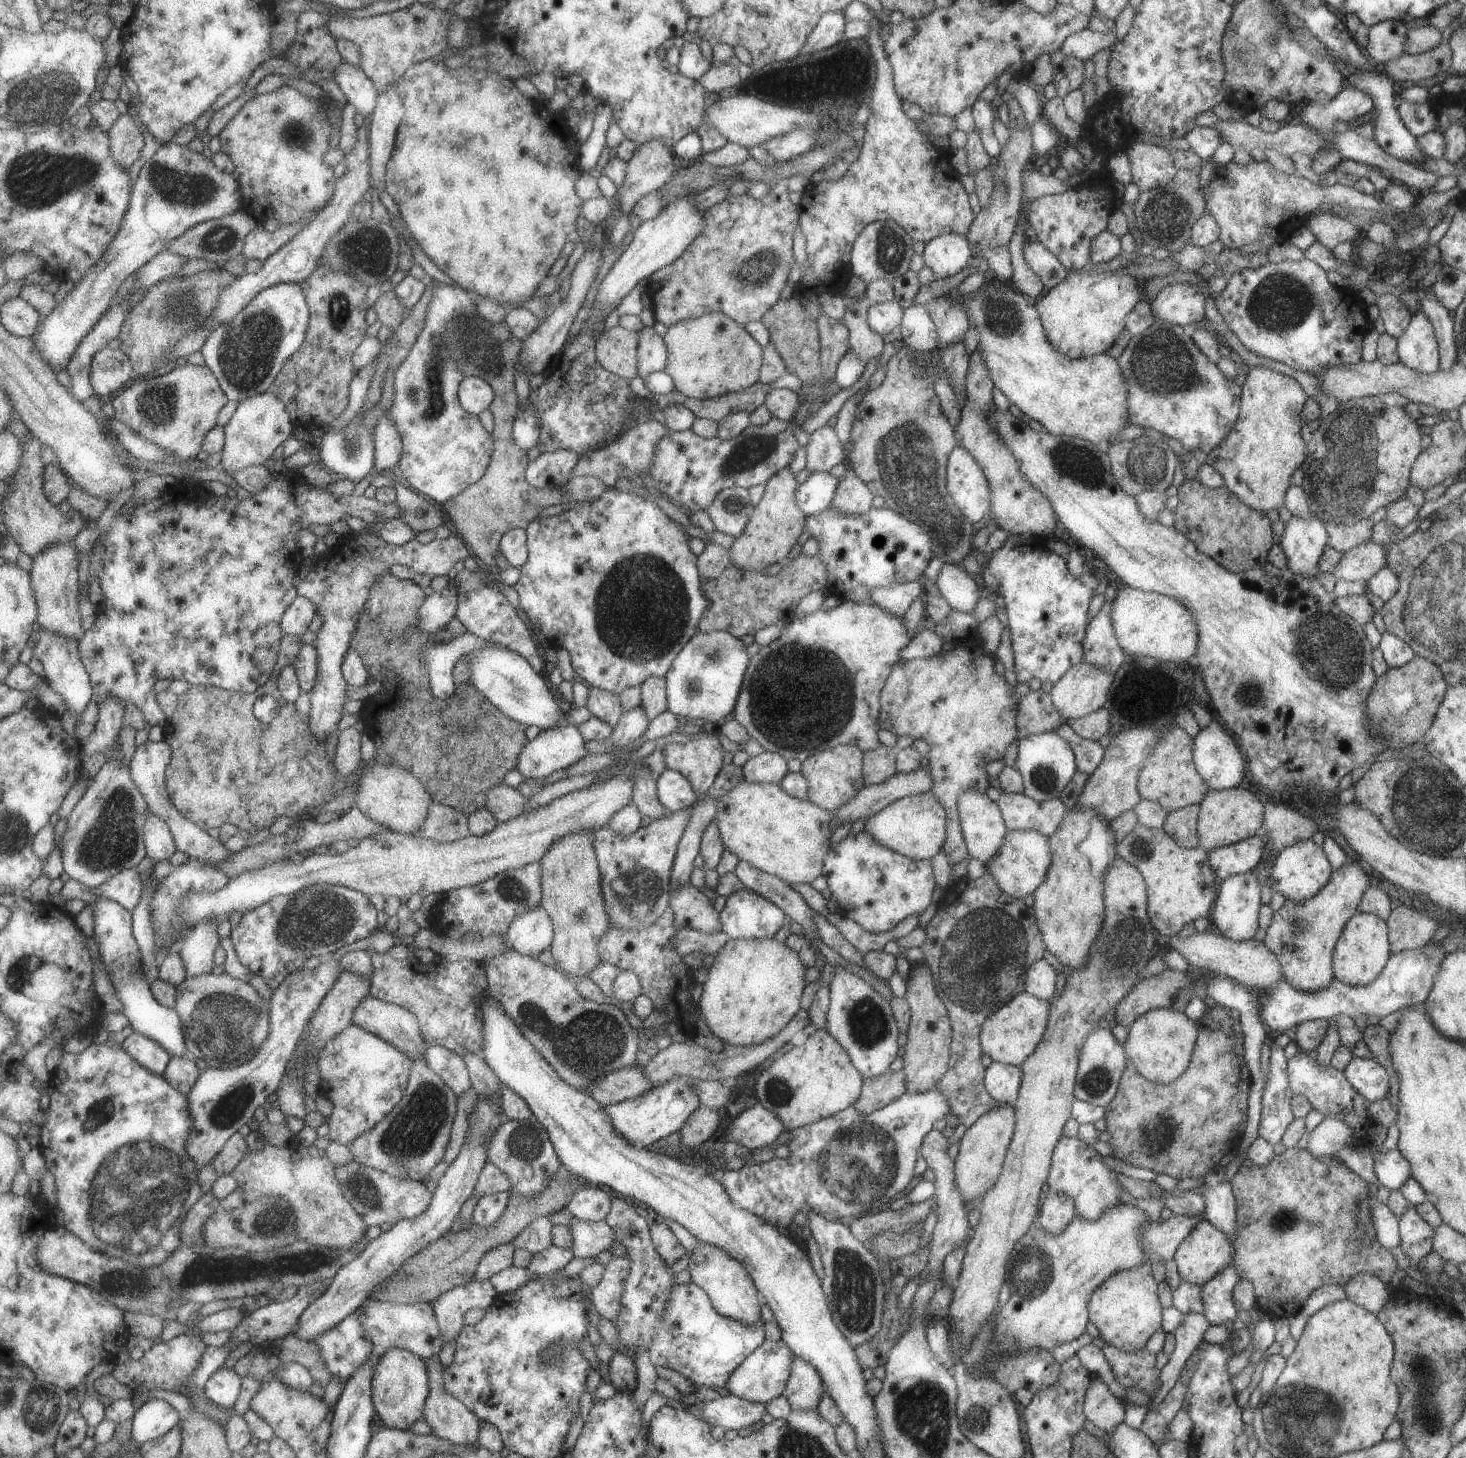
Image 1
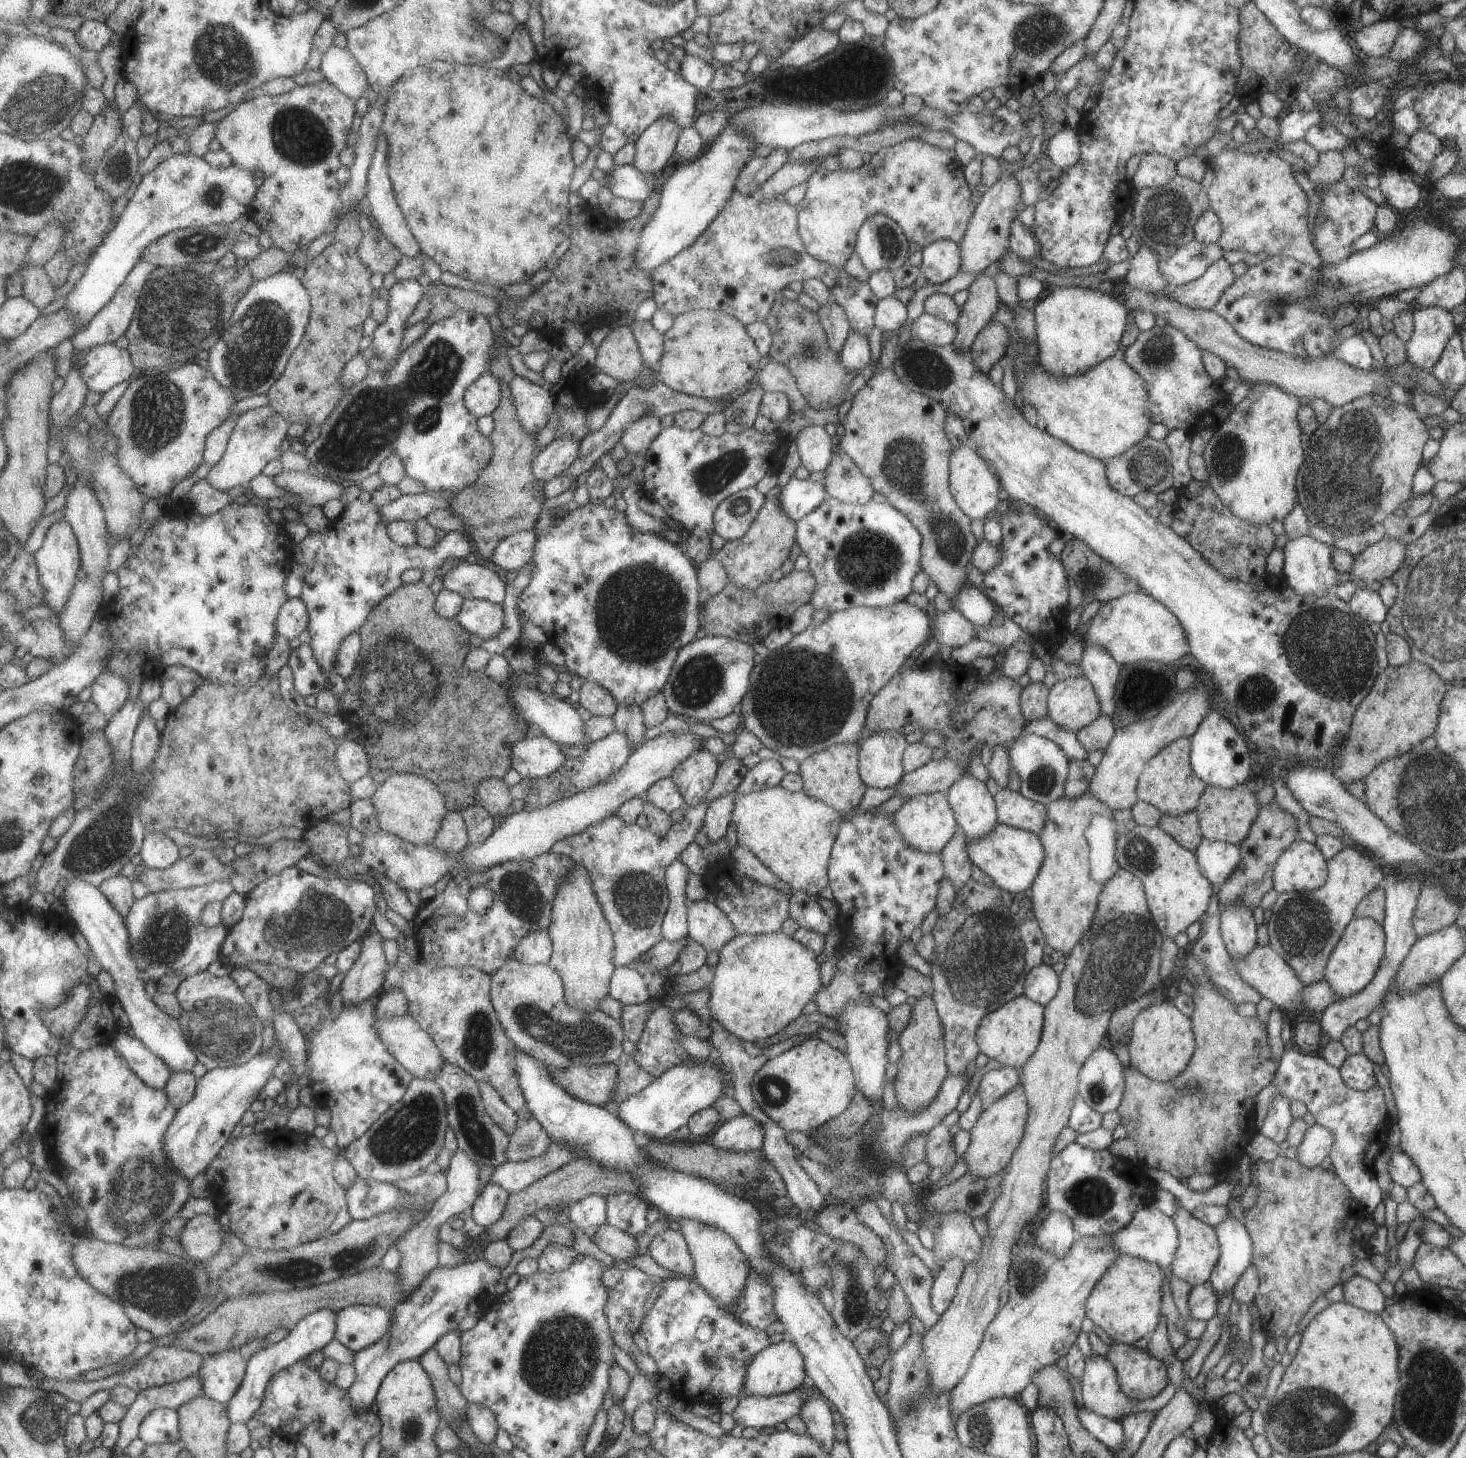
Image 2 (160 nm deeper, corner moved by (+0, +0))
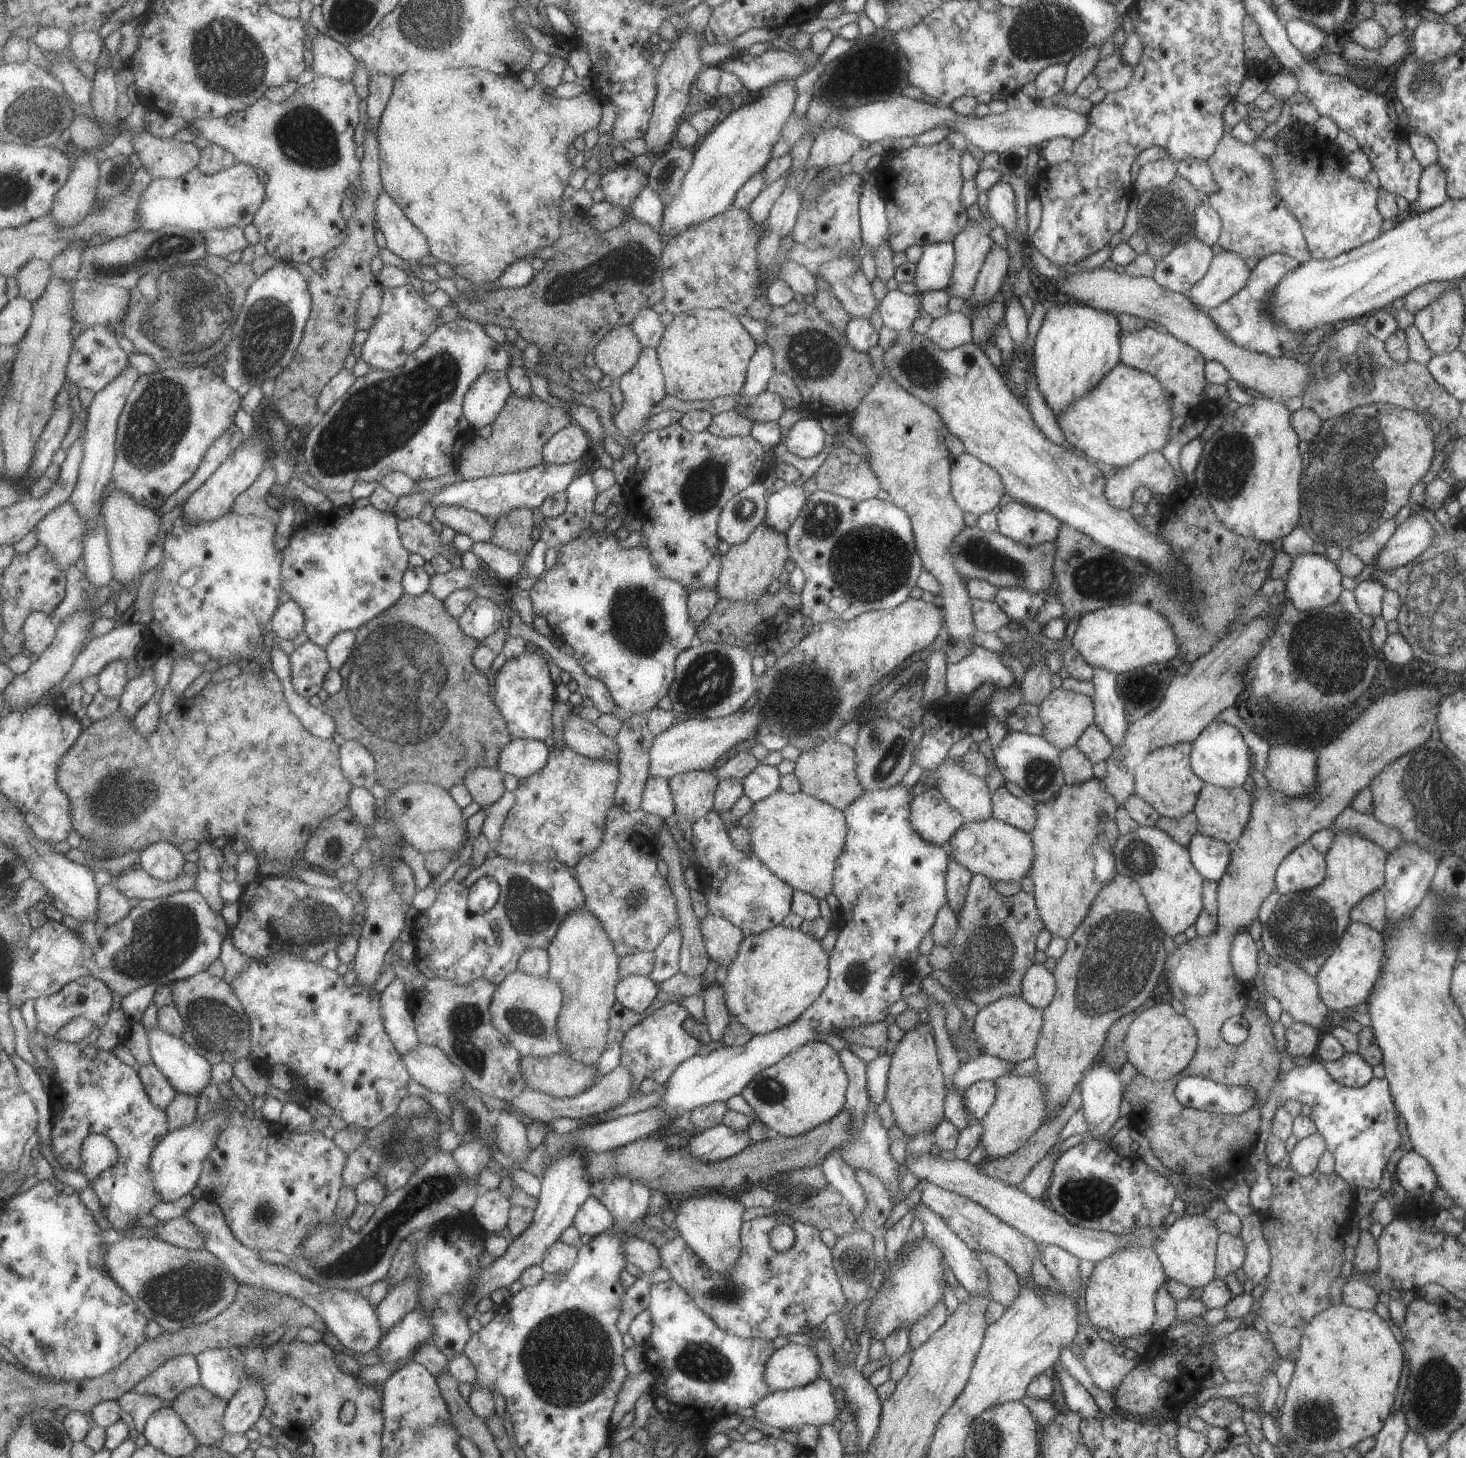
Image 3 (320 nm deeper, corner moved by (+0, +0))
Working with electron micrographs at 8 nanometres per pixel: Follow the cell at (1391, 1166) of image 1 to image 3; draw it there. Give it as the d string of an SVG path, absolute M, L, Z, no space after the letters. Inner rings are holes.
M1411 1150L1397 1161L1396 1181L1411 1197L1419 1198L1421 1194L1431 1194L1438 1186L1435 1173L1431 1165L1420 1154Z

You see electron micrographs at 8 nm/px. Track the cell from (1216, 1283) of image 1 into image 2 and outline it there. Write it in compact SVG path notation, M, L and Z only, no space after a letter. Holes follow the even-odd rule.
M1231 1216L1214 1226L1219 1256L1208 1281L1218 1300L1228 1293L1252 1262L1252 1242L1244 1224Z

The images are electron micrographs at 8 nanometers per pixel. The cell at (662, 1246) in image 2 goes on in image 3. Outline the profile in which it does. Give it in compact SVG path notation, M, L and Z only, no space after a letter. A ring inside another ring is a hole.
M767 1215L755 1217L741 1224L740 1251L734 1267L718 1273L707 1268L689 1248L681 1235L667 1240L660 1248L660 1266L668 1270L670 1278L679 1285L693 1301L693 1304L706 1314L717 1328L723 1329L727 1334L744 1339L772 1340L775 1336L787 1334L803 1334L810 1329L817 1329L823 1325L829 1315L838 1315L846 1303L839 1280L835 1274L832 1263L832 1252L819 1237L819 1231L811 1225L792 1221L785 1215ZM789 1225L794 1232L793 1246L783 1252L774 1251L769 1242L769 1231L773 1226Z

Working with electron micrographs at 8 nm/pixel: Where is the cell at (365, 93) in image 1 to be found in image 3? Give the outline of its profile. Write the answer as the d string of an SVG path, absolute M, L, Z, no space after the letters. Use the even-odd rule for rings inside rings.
M327 32L317 33L309 46L313 52L313 71L316 75L346 82L353 80L358 59L351 54L348 46L335 40Z

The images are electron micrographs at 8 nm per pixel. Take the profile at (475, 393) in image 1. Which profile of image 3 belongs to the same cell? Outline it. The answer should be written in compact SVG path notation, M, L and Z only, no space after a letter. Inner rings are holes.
M508 370L484 372L471 385L464 400L464 413L477 433L482 428L495 424L506 407L511 391L513 392Z

